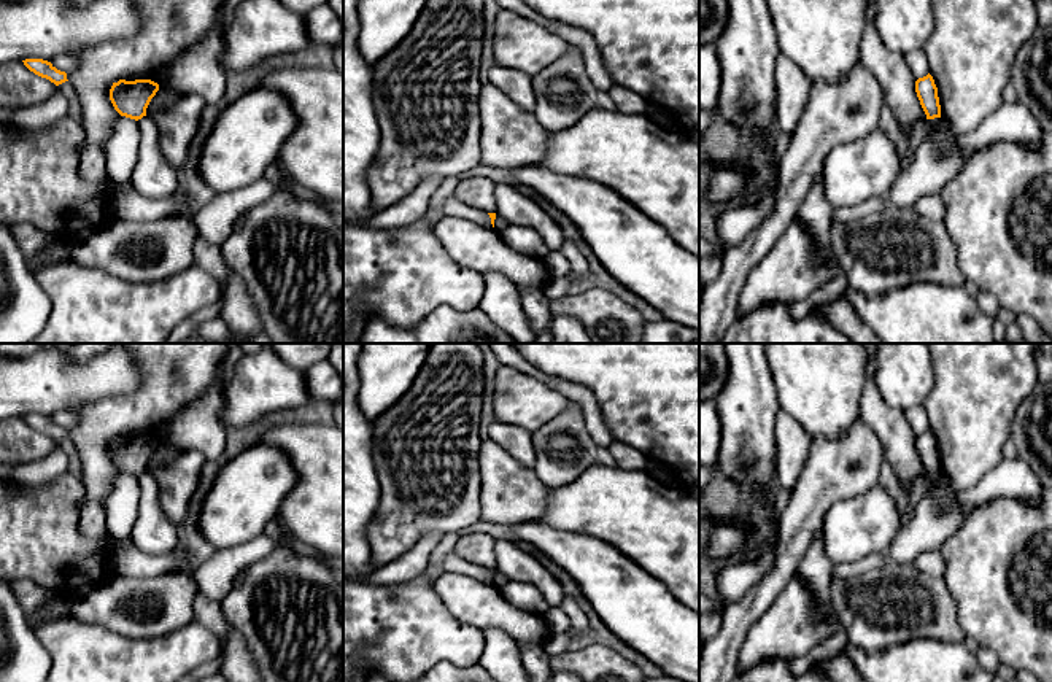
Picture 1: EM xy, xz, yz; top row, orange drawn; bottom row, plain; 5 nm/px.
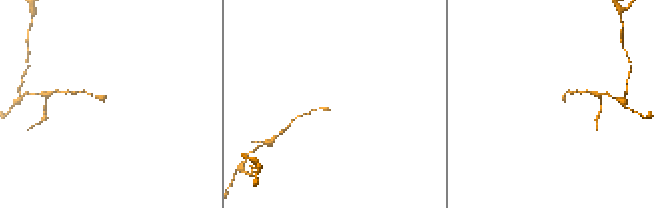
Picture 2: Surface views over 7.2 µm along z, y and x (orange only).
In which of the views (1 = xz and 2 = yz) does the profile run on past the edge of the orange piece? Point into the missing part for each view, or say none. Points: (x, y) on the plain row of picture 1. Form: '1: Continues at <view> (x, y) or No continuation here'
1: No continuation here
2: No continuation here

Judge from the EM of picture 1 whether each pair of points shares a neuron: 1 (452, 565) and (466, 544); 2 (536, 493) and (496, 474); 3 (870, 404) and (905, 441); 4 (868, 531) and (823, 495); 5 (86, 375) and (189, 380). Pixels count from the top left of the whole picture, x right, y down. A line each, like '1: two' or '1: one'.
1: two
2: one
3: one
4: two
5: two

